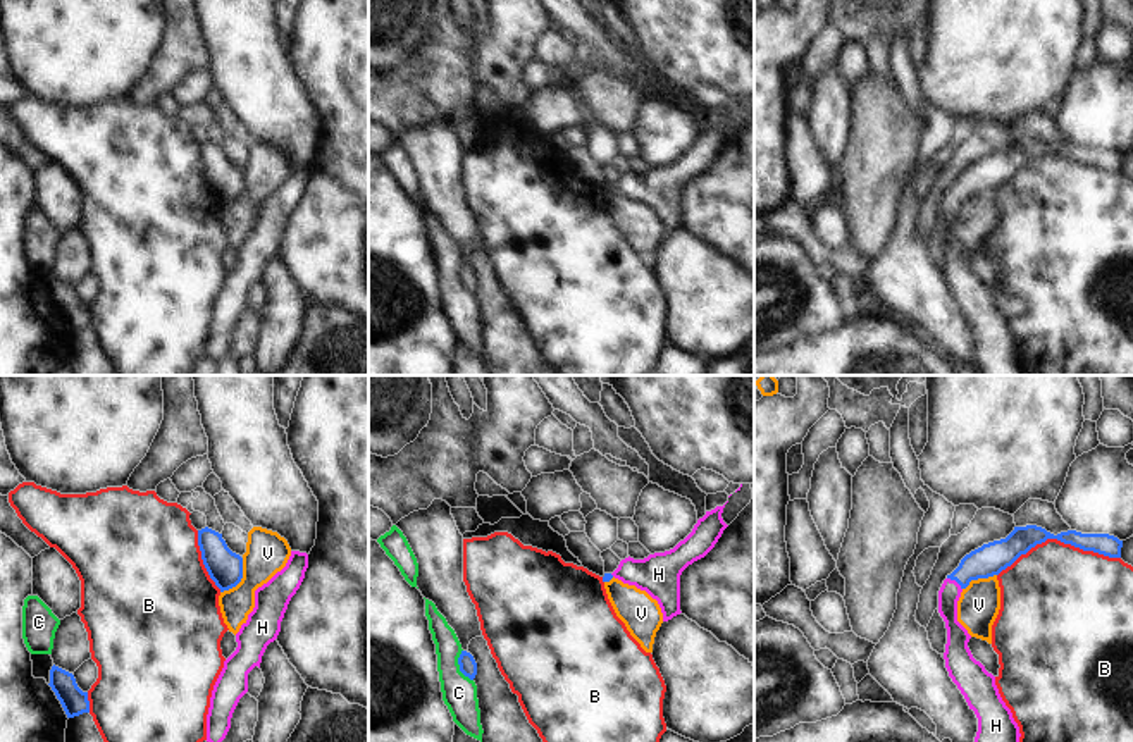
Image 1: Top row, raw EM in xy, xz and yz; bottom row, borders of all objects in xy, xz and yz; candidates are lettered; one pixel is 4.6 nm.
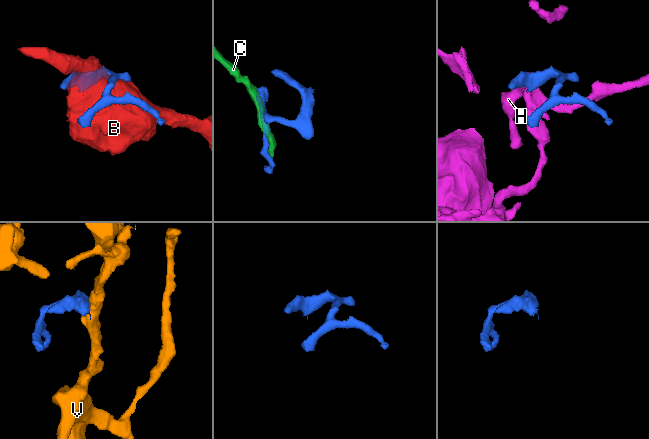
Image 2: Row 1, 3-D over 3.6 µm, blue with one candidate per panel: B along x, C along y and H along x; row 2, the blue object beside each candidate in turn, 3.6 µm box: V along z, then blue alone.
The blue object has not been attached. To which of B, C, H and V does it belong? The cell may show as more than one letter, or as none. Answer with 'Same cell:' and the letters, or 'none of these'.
Same cell: H.

